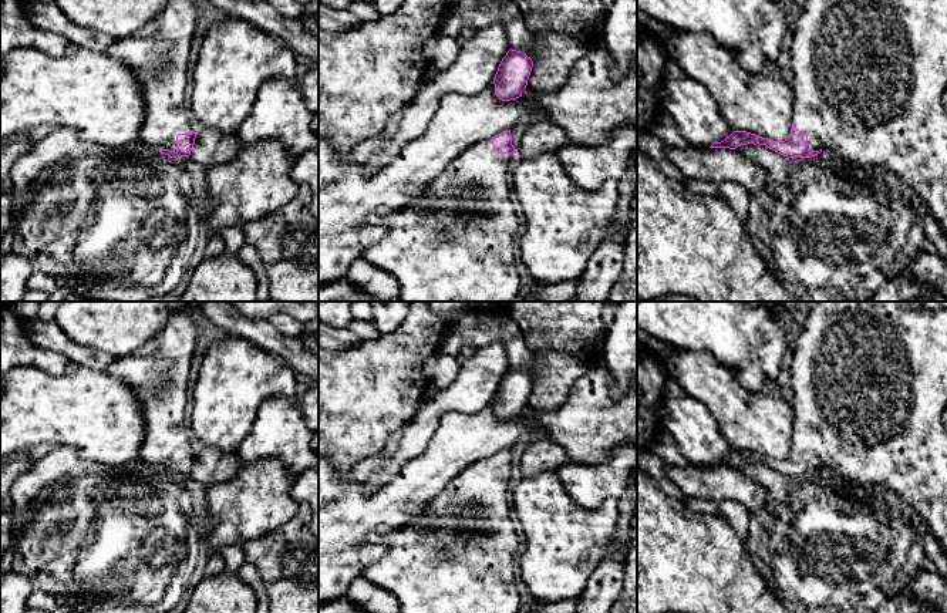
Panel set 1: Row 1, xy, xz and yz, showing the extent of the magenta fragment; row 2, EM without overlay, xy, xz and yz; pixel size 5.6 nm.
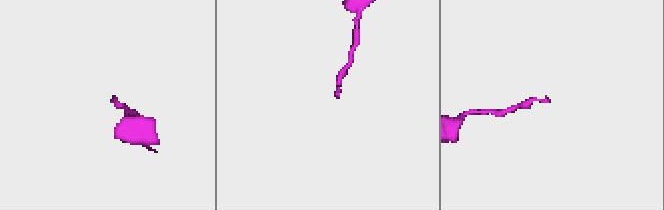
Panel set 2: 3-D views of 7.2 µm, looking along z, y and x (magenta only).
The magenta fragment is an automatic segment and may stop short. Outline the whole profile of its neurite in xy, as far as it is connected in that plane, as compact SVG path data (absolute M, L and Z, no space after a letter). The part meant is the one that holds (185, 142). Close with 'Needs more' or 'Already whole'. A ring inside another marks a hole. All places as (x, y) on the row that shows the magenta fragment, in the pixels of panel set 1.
M168 0L166 7L145 27L114 40L105 50L134 73L141 87L145 121L138 146L169 158L189 156L198 131L185 101L196 21L198 11L192 0Z. Needs more

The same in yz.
M805 0L792 38L793 71L793 114L789 138L772 141L747 131L734 131L721 142L710 148L735 149L747 144L766 145L769 149L788 158L812 158L823 149L833 149L845 159L859 164L869 171L893 172L903 183L910 186L924 199L934 219L947 236L947 110L943 94L947 87L947 0Z. Needs more

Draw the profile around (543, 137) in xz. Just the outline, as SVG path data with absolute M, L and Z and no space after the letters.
M545 118L526 127L515 155L516 158L535 158L540 154L556 154L566 144L566 132Z

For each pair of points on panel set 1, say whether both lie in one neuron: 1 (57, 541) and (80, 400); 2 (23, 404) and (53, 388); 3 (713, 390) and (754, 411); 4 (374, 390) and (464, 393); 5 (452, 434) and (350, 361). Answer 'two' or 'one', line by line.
1: two
2: one
3: one
4: two
5: two

